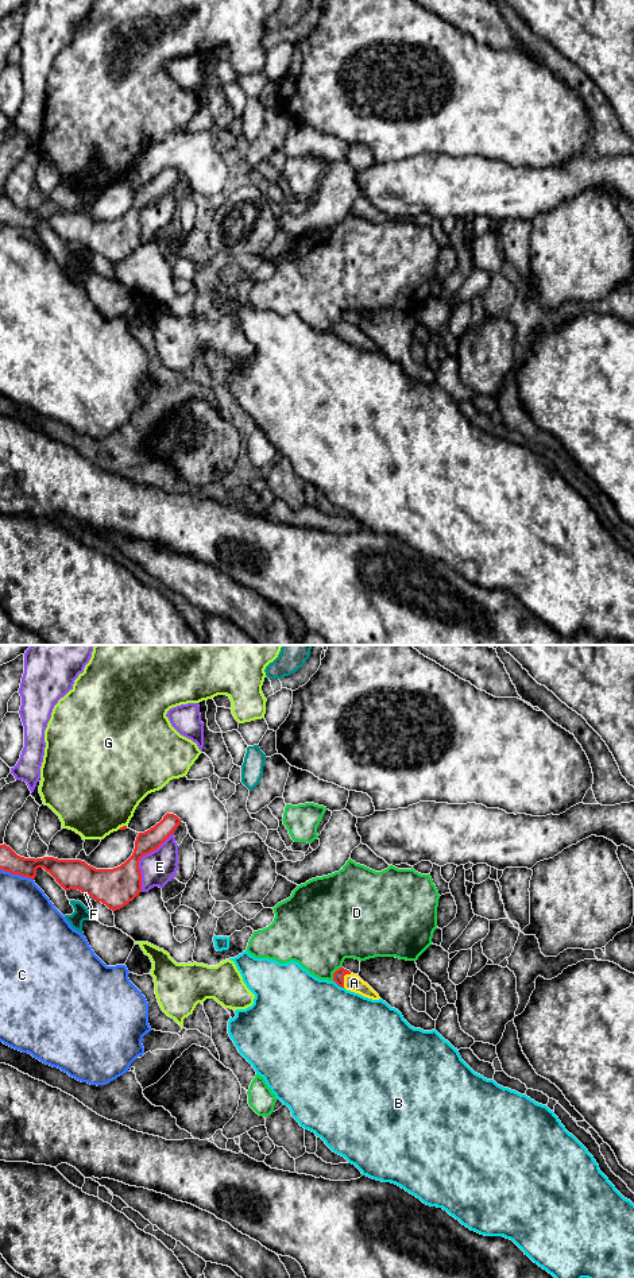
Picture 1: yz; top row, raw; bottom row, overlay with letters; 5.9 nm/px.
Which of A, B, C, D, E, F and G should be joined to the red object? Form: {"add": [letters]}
{"add": ["A"]}

